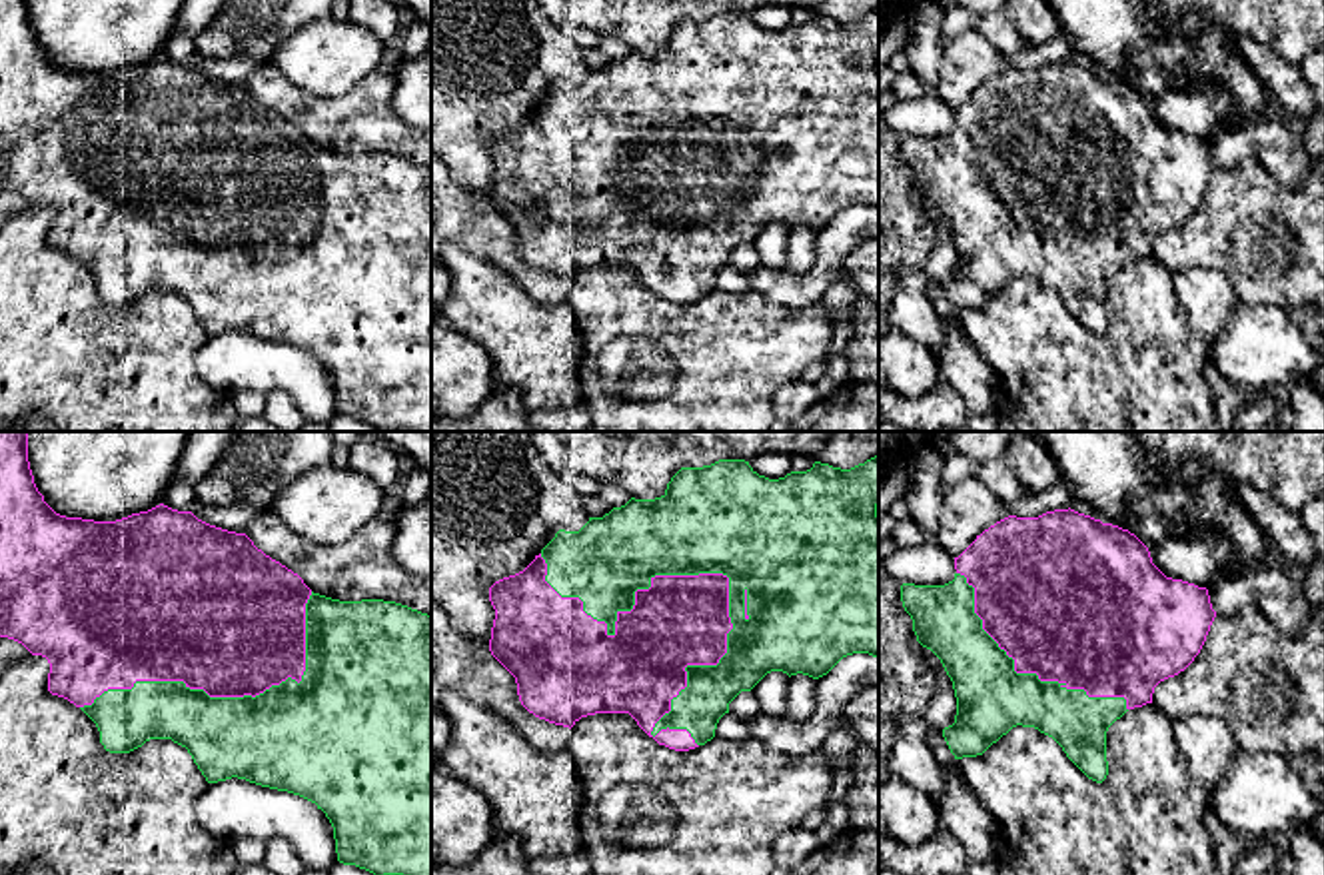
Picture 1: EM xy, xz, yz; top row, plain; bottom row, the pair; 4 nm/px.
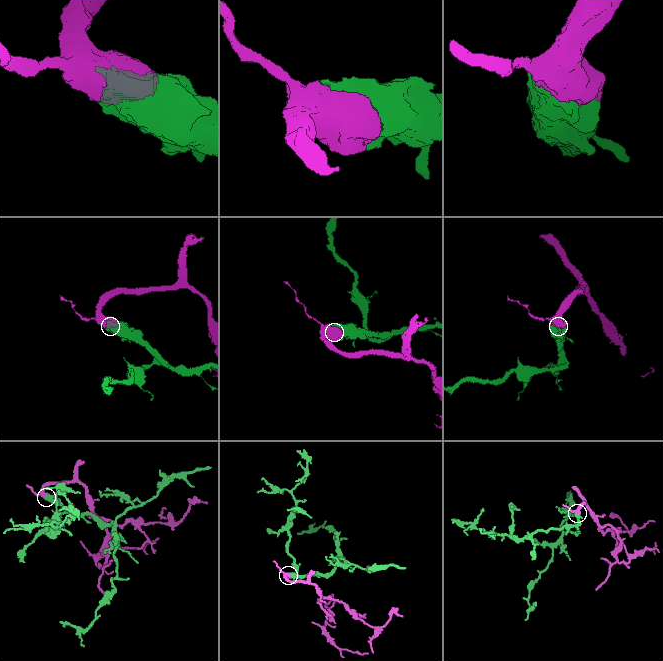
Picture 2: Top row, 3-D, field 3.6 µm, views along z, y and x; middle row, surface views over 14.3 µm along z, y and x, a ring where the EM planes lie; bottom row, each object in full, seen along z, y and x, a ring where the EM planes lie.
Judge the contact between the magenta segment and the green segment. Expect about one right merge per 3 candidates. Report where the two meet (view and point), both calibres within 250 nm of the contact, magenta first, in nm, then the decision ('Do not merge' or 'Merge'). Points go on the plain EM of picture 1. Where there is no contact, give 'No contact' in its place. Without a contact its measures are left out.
Touches magenta at xz (719, 126). Thickness 360 nm (magenta) against 460 nm. Merge

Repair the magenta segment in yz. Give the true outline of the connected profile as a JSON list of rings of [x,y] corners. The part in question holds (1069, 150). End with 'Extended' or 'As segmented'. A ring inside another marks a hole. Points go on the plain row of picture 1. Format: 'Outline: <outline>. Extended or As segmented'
Outline: [[[1070,60],[996,74],[955,110],[955,122],[945,138],[901,138],[917,194],[941,212],[953,234],[957,268],[943,290],[955,312],[983,308],[1022,278],[1052,290],[1088,332],[1102,336],[1108,280],[1128,262],[1152,256],[1154,240],[1194,214],[1216,170],[1206,140],[1166,130],[1134,86]]]. Extended

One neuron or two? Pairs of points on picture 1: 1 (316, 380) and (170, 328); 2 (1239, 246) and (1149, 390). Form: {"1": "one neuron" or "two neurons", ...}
{"1": "two neurons", "2": "two neurons"}

